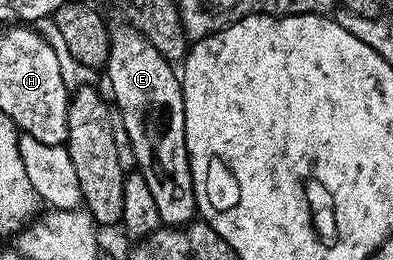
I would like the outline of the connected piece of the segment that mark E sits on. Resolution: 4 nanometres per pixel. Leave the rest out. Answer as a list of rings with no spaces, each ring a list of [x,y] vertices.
[[[122,22],[122,25],[119,28],[116,26],[110,28],[110,58],[106,61],[104,65],[104,73],[106,72],[106,76],[110,79],[110,88],[114,91],[114,100],[113,103],[116,105],[118,103],[118,108],[122,111],[122,120],[120,120],[120,127],[124,130],[128,130],[128,139],[132,141],[132,146],[134,147],[134,163],[136,165],[137,171],[142,172],[144,174],[144,178],[148,182],[148,190],[152,190],[152,199],[156,202],[156,210],[160,210],[160,218],[164,222],[174,222],[174,220],[178,216],[178,212],[191,212],[191,214],[197,213],[198,207],[196,206],[196,194],[194,193],[194,183],[192,182],[192,170],[190,169],[190,155],[188,154],[188,150],[186,149],[186,123],[184,122],[184,98],[182,97],[182,82],[179,76],[179,73],[176,71],[175,65],[171,63],[171,61],[166,60],[164,58],[164,54],[160,54],[160,50],[156,50],[156,46],[152,46],[152,42],[148,42],[148,38],[143,36],[141,32],[138,31],[137,28],[131,26],[129,23]]]

